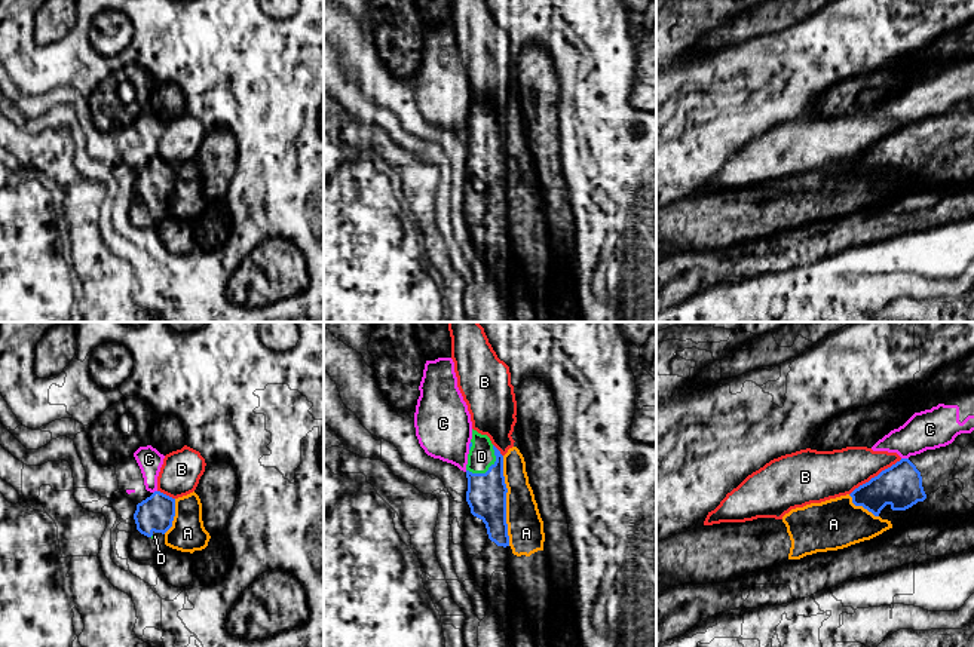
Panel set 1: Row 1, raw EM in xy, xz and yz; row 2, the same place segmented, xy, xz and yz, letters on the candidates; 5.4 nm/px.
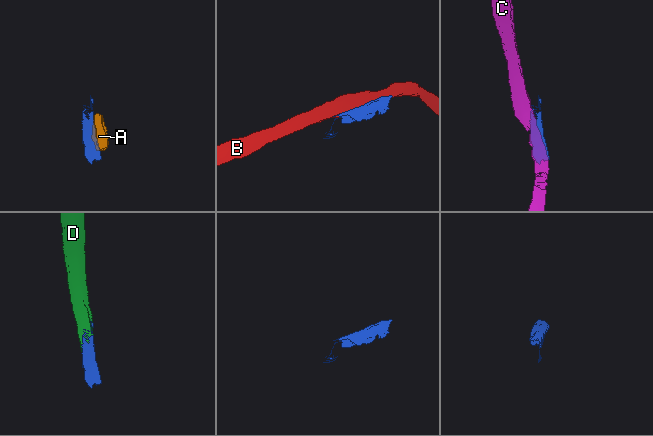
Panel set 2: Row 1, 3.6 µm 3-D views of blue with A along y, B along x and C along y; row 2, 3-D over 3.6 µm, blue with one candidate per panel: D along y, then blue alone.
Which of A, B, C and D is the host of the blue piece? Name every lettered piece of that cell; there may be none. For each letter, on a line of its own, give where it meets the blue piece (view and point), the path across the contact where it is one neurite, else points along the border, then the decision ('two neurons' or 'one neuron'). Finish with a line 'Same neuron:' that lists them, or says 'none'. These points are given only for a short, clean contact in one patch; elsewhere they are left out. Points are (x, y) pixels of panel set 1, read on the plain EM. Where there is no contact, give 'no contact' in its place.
A: xz (505, 168) | two neurons
B: yz (875, 144) | two neurons
C: yz (904, 126) | two neurons
D: xz (489, 135) | one neuron
Same neuron: D

